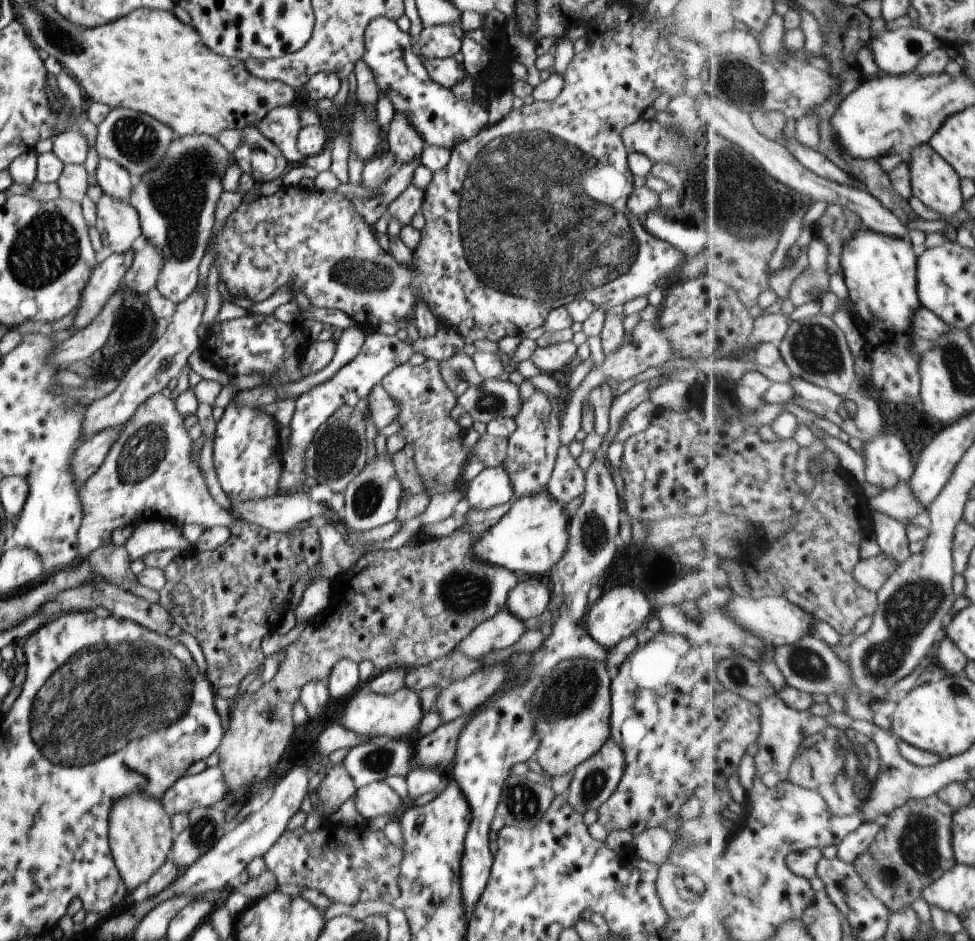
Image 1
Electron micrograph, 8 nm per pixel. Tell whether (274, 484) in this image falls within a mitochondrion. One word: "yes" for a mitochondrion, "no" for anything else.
no

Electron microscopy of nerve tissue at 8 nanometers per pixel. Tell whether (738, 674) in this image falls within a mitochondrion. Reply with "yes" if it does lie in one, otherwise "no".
yes

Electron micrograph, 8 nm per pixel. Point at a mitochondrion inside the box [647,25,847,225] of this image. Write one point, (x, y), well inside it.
(743, 81)

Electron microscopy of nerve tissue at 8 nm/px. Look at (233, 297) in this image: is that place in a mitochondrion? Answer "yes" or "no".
no

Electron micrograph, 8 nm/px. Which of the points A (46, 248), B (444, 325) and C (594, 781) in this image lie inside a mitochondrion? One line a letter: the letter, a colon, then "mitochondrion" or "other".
A: mitochondrion
B: other
C: mitochondrion

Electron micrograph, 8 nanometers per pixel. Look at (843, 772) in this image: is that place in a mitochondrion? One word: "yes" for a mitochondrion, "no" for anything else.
yes

